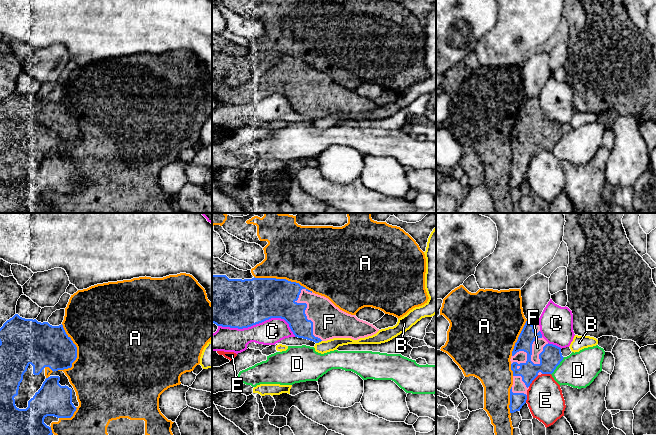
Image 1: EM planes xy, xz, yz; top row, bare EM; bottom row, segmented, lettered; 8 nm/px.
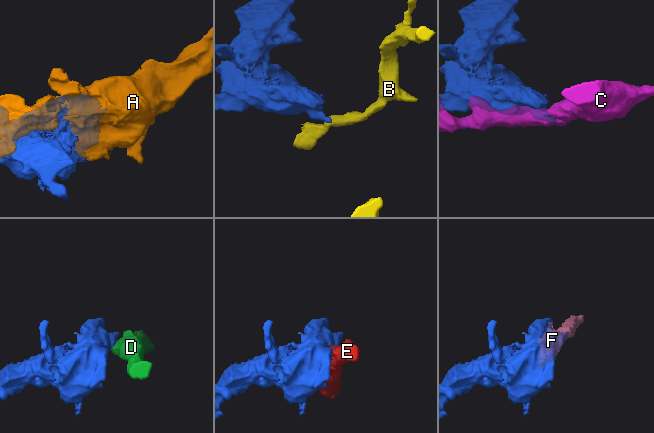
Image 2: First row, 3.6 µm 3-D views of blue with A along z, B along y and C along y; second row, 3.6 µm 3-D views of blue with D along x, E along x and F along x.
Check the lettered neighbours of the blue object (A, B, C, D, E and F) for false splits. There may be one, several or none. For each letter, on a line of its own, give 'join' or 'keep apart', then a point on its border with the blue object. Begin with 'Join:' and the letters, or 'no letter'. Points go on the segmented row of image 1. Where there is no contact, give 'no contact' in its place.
Join: F
A: keep apart; contact xz (283, 279)
B: keep apart; contact xz (318, 342)
C: keep apart; contact xz (259, 322)
D: keep apart; contact yz (557, 365)
E: keep apart; contact yz (532, 380)
F: join; contact xz (304, 313)

